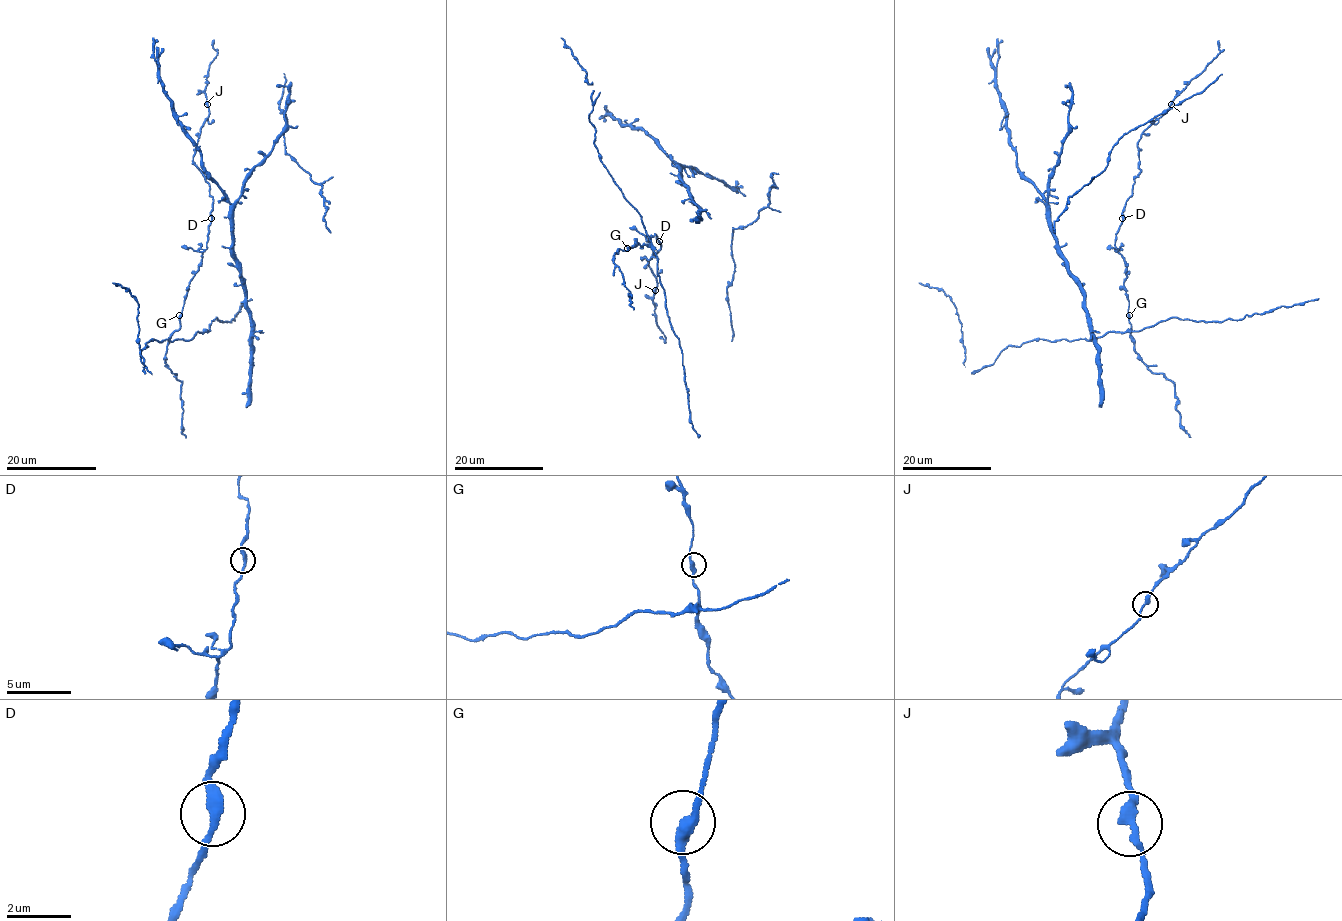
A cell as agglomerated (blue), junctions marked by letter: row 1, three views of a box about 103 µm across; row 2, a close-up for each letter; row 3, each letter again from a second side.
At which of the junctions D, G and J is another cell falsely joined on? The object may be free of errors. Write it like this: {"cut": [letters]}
{"cut": []}

